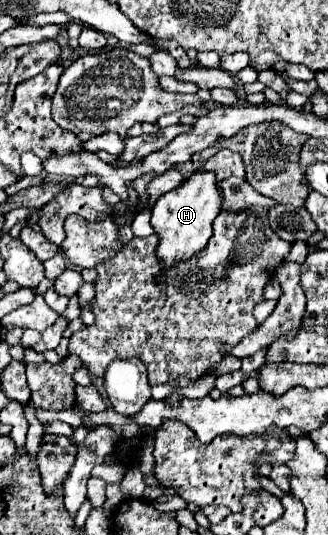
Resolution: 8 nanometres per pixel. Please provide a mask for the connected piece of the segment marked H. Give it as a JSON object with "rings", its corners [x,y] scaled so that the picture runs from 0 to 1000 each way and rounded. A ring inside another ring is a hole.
{"rings":[[[598,321],[543,351],[506,359],[463,393],[463,426],[488,441],[476,479],[500,501],[518,501],[555,486],[585,482],[634,456],[646,441],[646,415],[677,393],[677,363],[665,355],[659,325]]]}

